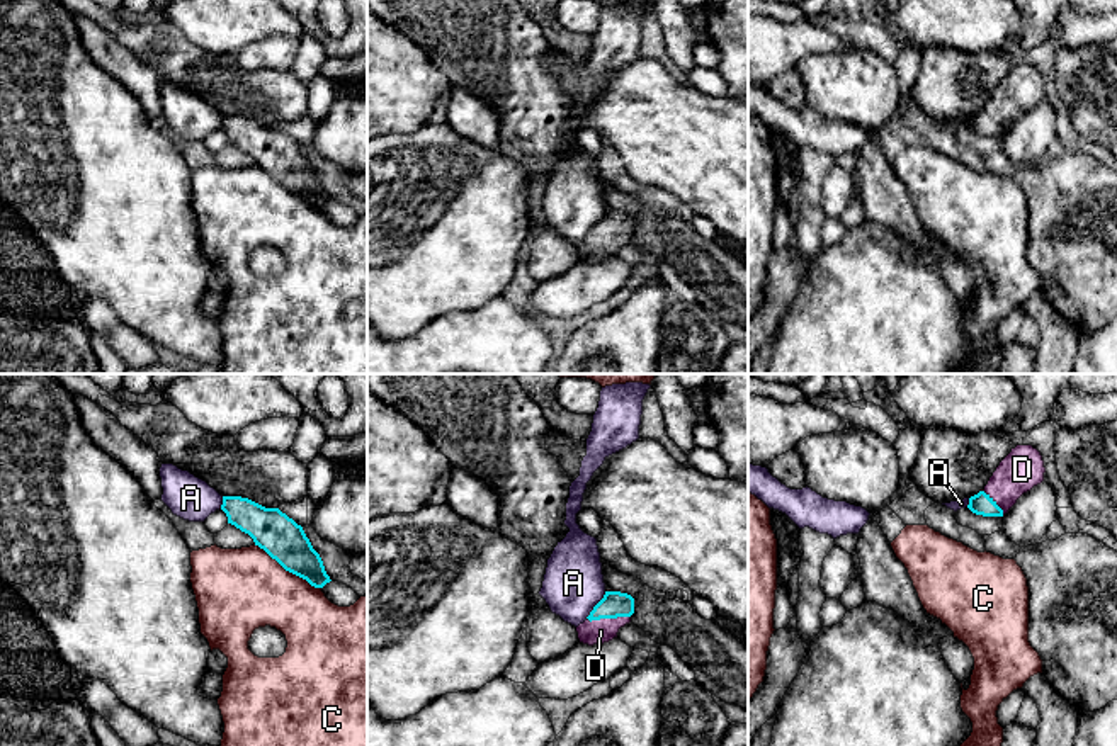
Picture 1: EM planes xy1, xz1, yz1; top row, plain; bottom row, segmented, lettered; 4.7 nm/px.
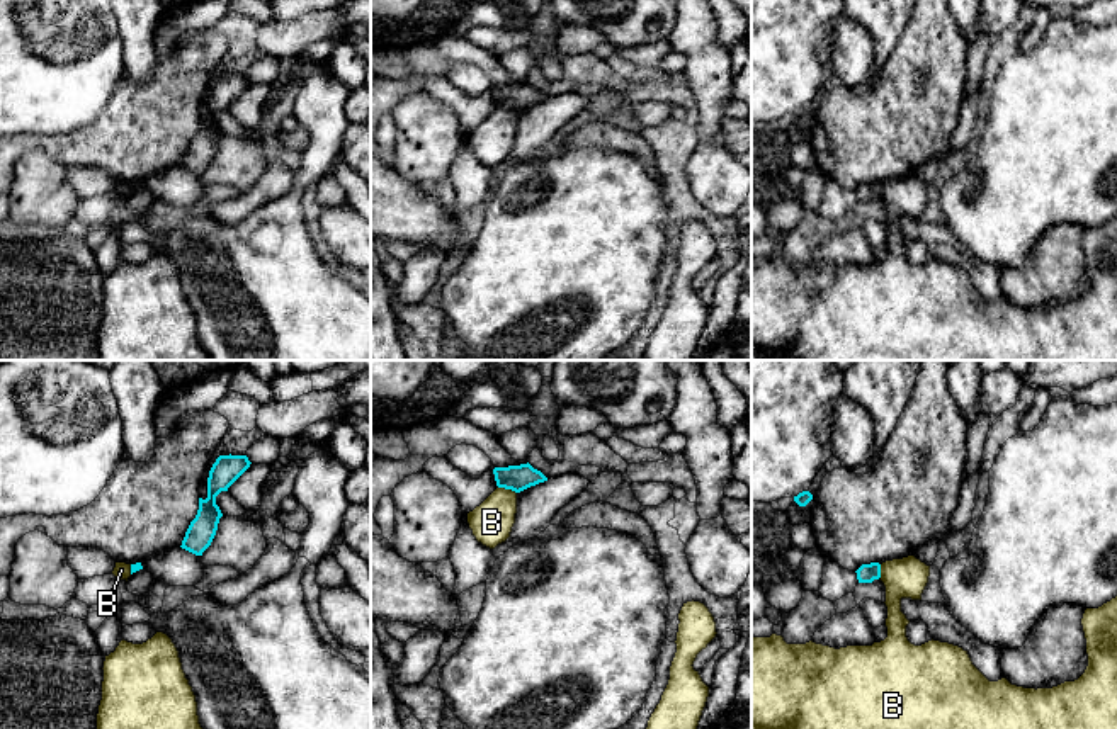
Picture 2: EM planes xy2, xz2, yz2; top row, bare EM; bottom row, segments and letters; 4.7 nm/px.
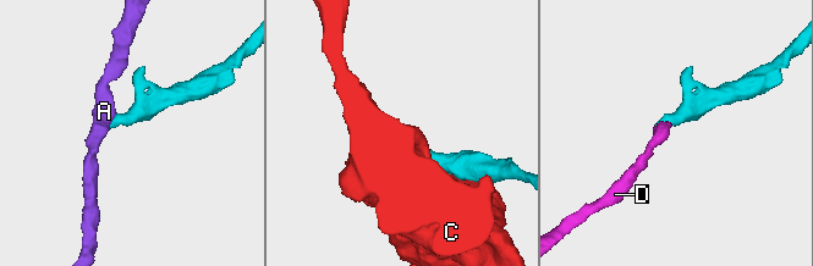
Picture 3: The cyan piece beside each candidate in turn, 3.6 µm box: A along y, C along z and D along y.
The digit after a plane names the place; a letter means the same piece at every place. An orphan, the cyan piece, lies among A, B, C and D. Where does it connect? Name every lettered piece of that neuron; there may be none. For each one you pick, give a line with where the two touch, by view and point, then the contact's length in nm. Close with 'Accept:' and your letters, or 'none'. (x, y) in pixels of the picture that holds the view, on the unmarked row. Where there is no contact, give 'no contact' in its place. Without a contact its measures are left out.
D: contact xz1 (607, 237); length 200 nm
Accept: D

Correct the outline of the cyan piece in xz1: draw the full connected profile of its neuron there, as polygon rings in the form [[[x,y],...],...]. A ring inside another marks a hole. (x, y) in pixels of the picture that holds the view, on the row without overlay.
[[[605,211],[583,243],[576,246],[583,263],[604,263],[617,257],[621,246],[631,241],[634,218],[621,211]]]

